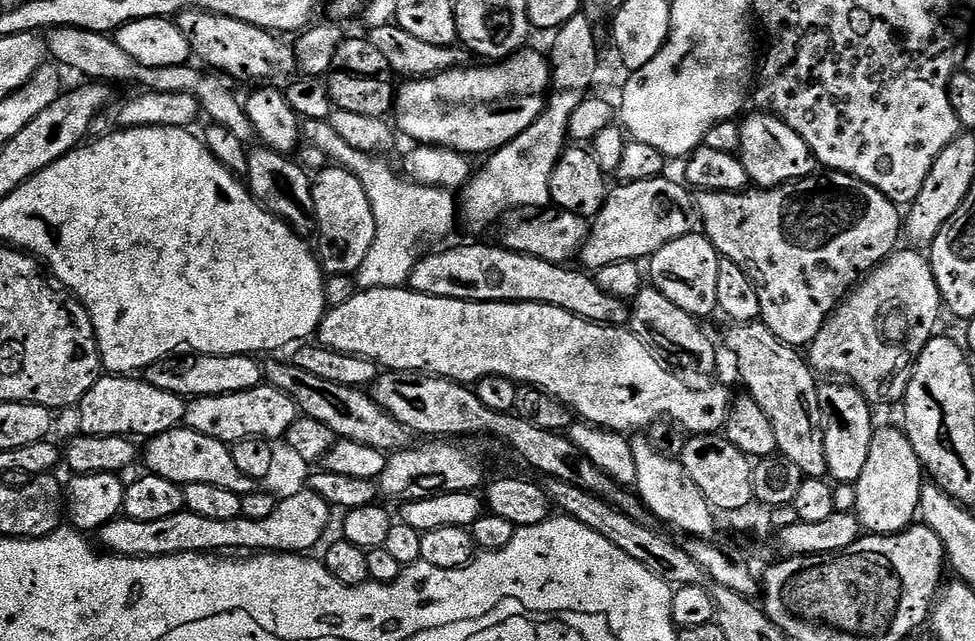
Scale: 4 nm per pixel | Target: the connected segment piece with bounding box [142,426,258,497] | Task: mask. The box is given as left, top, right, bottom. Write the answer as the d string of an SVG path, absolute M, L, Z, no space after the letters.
M186 427L171 428L162 434L151 437L147 441L148 449L143 449L142 464L153 476L161 476L170 482L179 484L193 484L194 482L210 482L210 486L222 486L222 490L234 490L234 494L245 496L257 491L258 482L242 470L234 462L231 447L214 438L206 438L206 434L198 434Z

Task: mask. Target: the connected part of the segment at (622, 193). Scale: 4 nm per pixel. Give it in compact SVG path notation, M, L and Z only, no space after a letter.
M659 176L646 182L621 183L608 193L608 201L591 221L578 249L578 260L585 269L595 270L623 260L643 261L650 258L666 242L693 235L694 196L679 179Z

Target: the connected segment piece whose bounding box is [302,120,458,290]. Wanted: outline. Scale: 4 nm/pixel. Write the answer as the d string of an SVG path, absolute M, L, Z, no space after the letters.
M304 120L302 124L302 136L311 147L322 150L329 158L333 165L350 170L362 182L366 190L366 198L370 198L370 210L374 210L374 246L370 246L370 254L362 262L362 266L354 273L357 289L365 288L402 288L407 285L408 276L412 272L418 259L415 244L423 236L440 236L443 232L451 230L458 217L458 200L455 195L447 188L435 188L429 184L417 184L415 180L409 180L407 175L395 172L387 164L385 157L380 154L363 152L356 150L349 145L335 131L328 120Z

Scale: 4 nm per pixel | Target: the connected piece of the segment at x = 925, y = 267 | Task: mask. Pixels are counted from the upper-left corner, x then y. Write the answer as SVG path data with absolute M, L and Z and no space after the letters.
M897 250L893 252L888 259L877 264L876 267L841 300L835 312L828 317L828 323L824 324L822 330L813 338L806 352L806 359L817 373L833 372L833 374L836 375L833 377L843 378L845 381L855 384L857 388L864 391L865 398L867 398L869 404L873 406L892 404L895 400L896 403L903 401L904 392L908 389L908 378L912 371L912 365L916 363L917 358L922 354L922 350L928 345L928 341L932 339L934 333L937 331L936 323L940 320L940 312L942 313L942 301L940 299L940 291L936 285L936 279L932 273L932 265L929 257L925 255L925 253L923 256L920 252L903 252L903 250Z

